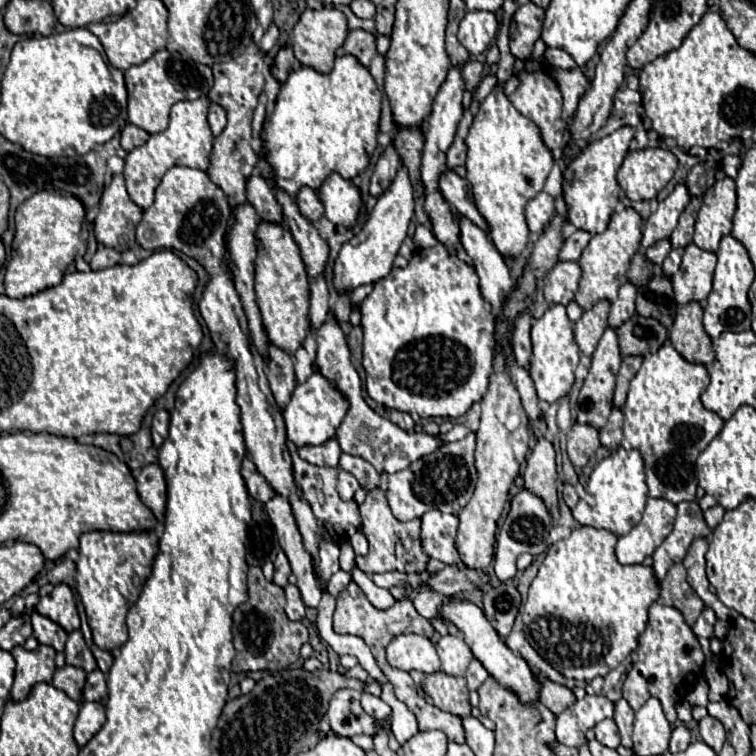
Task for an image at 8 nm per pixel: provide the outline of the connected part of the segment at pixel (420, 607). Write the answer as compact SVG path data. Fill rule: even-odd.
M421 591L421 593L413 599L413 605L415 605L417 613L423 615L423 617L427 617L427 619L431 619L431 617L441 617L439 611L437 611L437 607L439 607L441 603L443 603L443 597L437 595L437 593L433 593L433 591Z

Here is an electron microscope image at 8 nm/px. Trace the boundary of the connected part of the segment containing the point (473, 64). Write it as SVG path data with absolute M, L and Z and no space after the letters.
M469 61L469 63L463 67L463 71L461 71L463 81L465 81L465 89L467 89L467 91L475 91L477 85L479 85L479 81L481 81L481 77L483 77L483 73L485 73L485 65L483 65L483 63L479 63L479 61Z

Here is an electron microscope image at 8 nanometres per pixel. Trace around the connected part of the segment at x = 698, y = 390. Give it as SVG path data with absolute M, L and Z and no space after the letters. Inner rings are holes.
M669 343L643 359L623 405L623 435L633 449L641 451L649 497L663 497L671 503L693 501L697 491L695 459L723 429L723 419L705 409L699 395L707 389L709 375L703 365L685 361Z

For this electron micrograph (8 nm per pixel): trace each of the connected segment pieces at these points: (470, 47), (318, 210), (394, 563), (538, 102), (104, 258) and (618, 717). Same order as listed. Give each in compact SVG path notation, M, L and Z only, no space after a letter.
M469 11L459 23L459 43L471 53L479 55L483 53L491 41L495 39L499 29L499 23L493 13L489 11Z
M303 187L297 193L295 201L297 201L297 207L303 213L303 217L307 217L311 223L317 223L323 217L323 203L319 201L319 197L317 197L317 193L313 189Z
M379 487L371 489L367 493L367 499L359 505L361 517L363 517L363 531L369 541L369 553L365 557L357 557L357 567L367 573L387 573L387 571L403 571L403 573L419 573L427 569L429 557L421 551L421 541L419 541L419 527L421 519L413 521L397 521L391 513L391 507L387 505L387 493Z
M549 71L519 73L521 85L509 95L513 107L525 117L533 119L541 129L541 137L549 149L559 147L561 131L565 127L561 119L561 93Z
M99 245L97 253L93 255L91 259L91 269L97 271L97 269L105 269L105 267L113 267L121 261L121 255L119 251L111 249L111 247L105 247L105 245Z
M621 697L615 703L615 715L613 715L619 733L621 733L621 745L623 747L631 747L631 729L633 729L633 709L629 707L629 703Z

